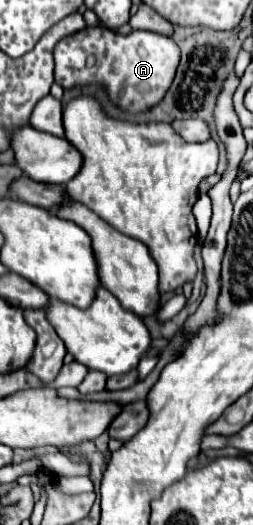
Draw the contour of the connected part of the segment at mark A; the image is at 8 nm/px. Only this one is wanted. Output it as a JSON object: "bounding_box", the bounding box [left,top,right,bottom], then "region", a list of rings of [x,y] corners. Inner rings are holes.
{"bounding_box":[55,27,177,113],"region":[[[85,27],[79,33],[61,39],[55,47],[55,83],[63,89],[93,81],[101,83],[107,87],[109,97],[131,113],[147,111],[163,99],[175,77],[177,65],[177,43],[171,37],[143,29],[135,29],[129,35],[115,35],[107,27]],[[91,53],[97,55],[97,63],[93,67],[87,65],[87,57]]]}

